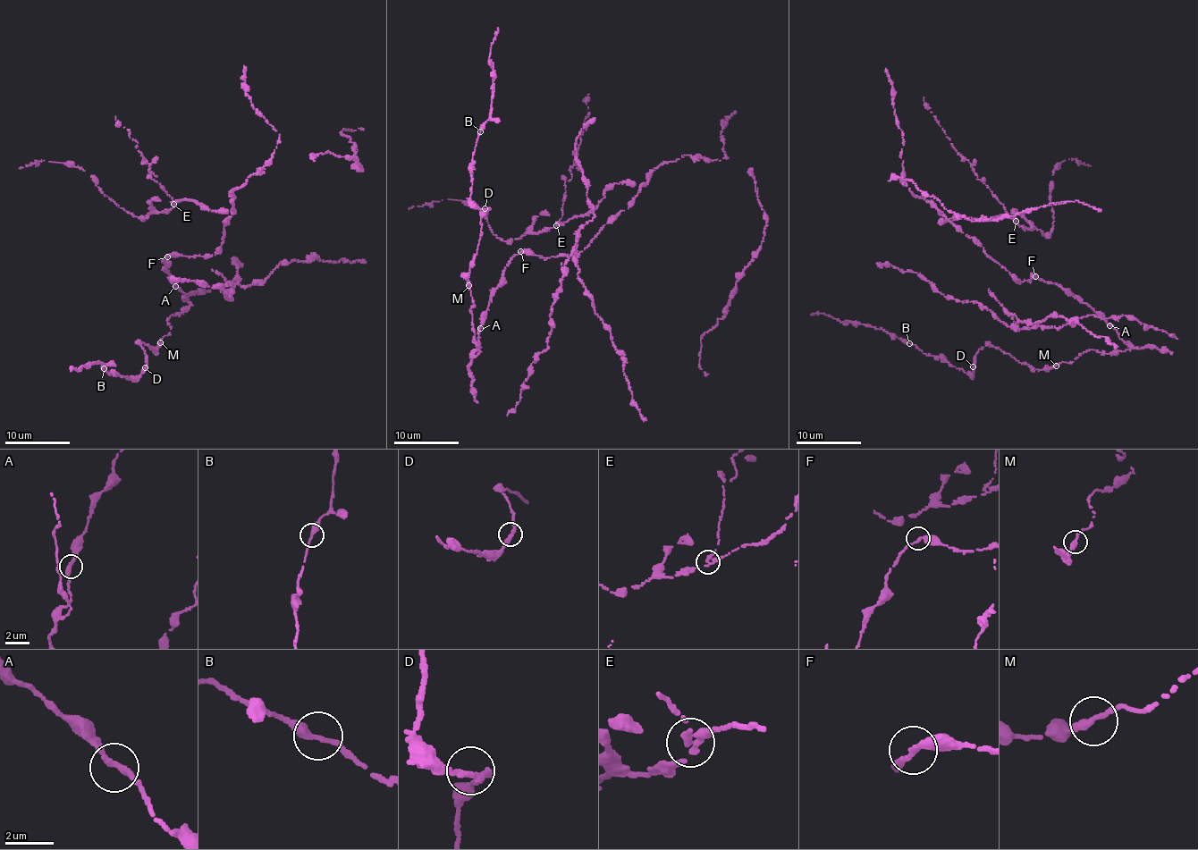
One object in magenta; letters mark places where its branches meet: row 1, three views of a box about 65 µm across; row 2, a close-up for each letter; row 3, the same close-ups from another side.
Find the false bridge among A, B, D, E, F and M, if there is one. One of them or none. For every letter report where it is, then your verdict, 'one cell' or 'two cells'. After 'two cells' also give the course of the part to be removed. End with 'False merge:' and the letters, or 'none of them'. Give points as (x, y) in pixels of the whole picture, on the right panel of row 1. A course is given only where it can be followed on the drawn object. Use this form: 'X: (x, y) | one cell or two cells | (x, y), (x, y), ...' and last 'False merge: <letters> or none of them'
A: (1109, 325) | one cell
B: (909, 343) | one cell
D: (973, 366) | one cell
E: (1016, 221) | two cells | (1016, 221), (951, 146), (923, 97)
F: (1035, 276) | one cell
M: (1056, 366) | one cell
False merge: E

